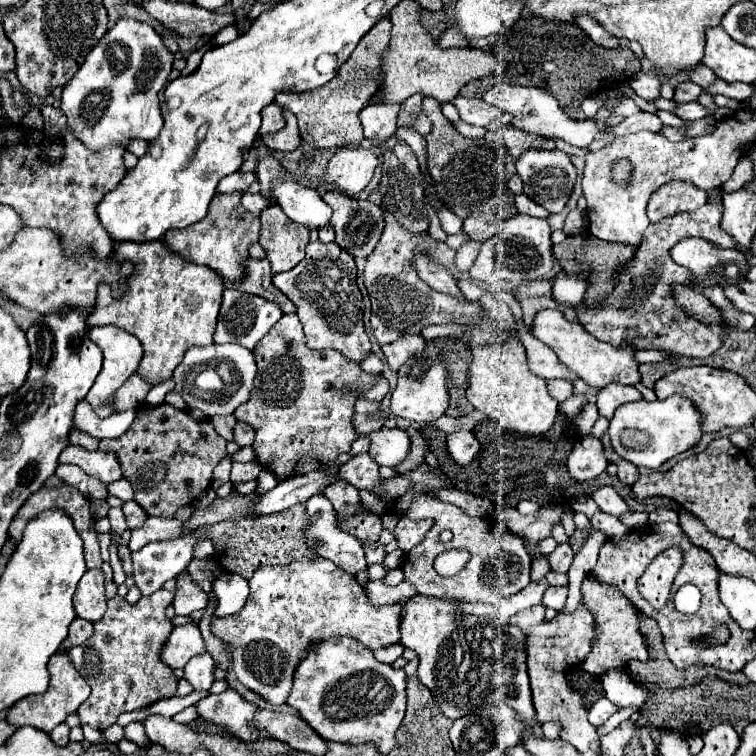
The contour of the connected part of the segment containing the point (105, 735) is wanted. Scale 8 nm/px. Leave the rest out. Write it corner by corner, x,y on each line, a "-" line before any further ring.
113,724
113,726
109,726
107,730
101,732
101,740
105,744
117,744
121,738
123,738
123,728
119,724

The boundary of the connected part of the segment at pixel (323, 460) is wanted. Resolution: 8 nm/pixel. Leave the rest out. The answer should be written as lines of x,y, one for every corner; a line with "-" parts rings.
283,314
281,320
253,348
253,354
255,354
257,366
263,370
257,372
251,398
249,402
237,408
235,418
255,428
257,436
253,442
253,450
255,450
257,462
273,470
281,480
289,476
313,472
313,470
337,472
337,466
335,466
337,456
347,452
351,444
357,440
357,432
351,426
351,416
353,416
353,406
357,402
357,396
349,396
349,392
341,392
341,388
345,388
345,384
357,384
357,388
365,388
365,384
369,384
369,380
375,380
377,376
363,372
359,364
345,360
341,352
311,350
307,346
303,326
297,314

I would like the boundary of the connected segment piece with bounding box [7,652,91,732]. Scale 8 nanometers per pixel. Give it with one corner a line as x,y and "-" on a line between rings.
57,652
51,660
49,660
49,672
51,672
51,682
47,692
37,694
37,696
25,696
23,700
19,700
17,704
13,704
7,712
7,722
13,726
33,726
39,728
43,732
51,732
53,726
65,722
65,718
73,712
77,712
77,708
89,698
89,684
85,682
85,678
79,674
79,670
73,666
73,662
67,658
65,652

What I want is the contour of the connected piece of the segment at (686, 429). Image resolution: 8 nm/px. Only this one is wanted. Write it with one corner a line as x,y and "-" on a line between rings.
669,396
665,400
637,400
617,408
615,416
609,422
609,436
615,452
635,466
645,466
657,470
669,458
693,448
699,444
703,430
701,410
683,396

